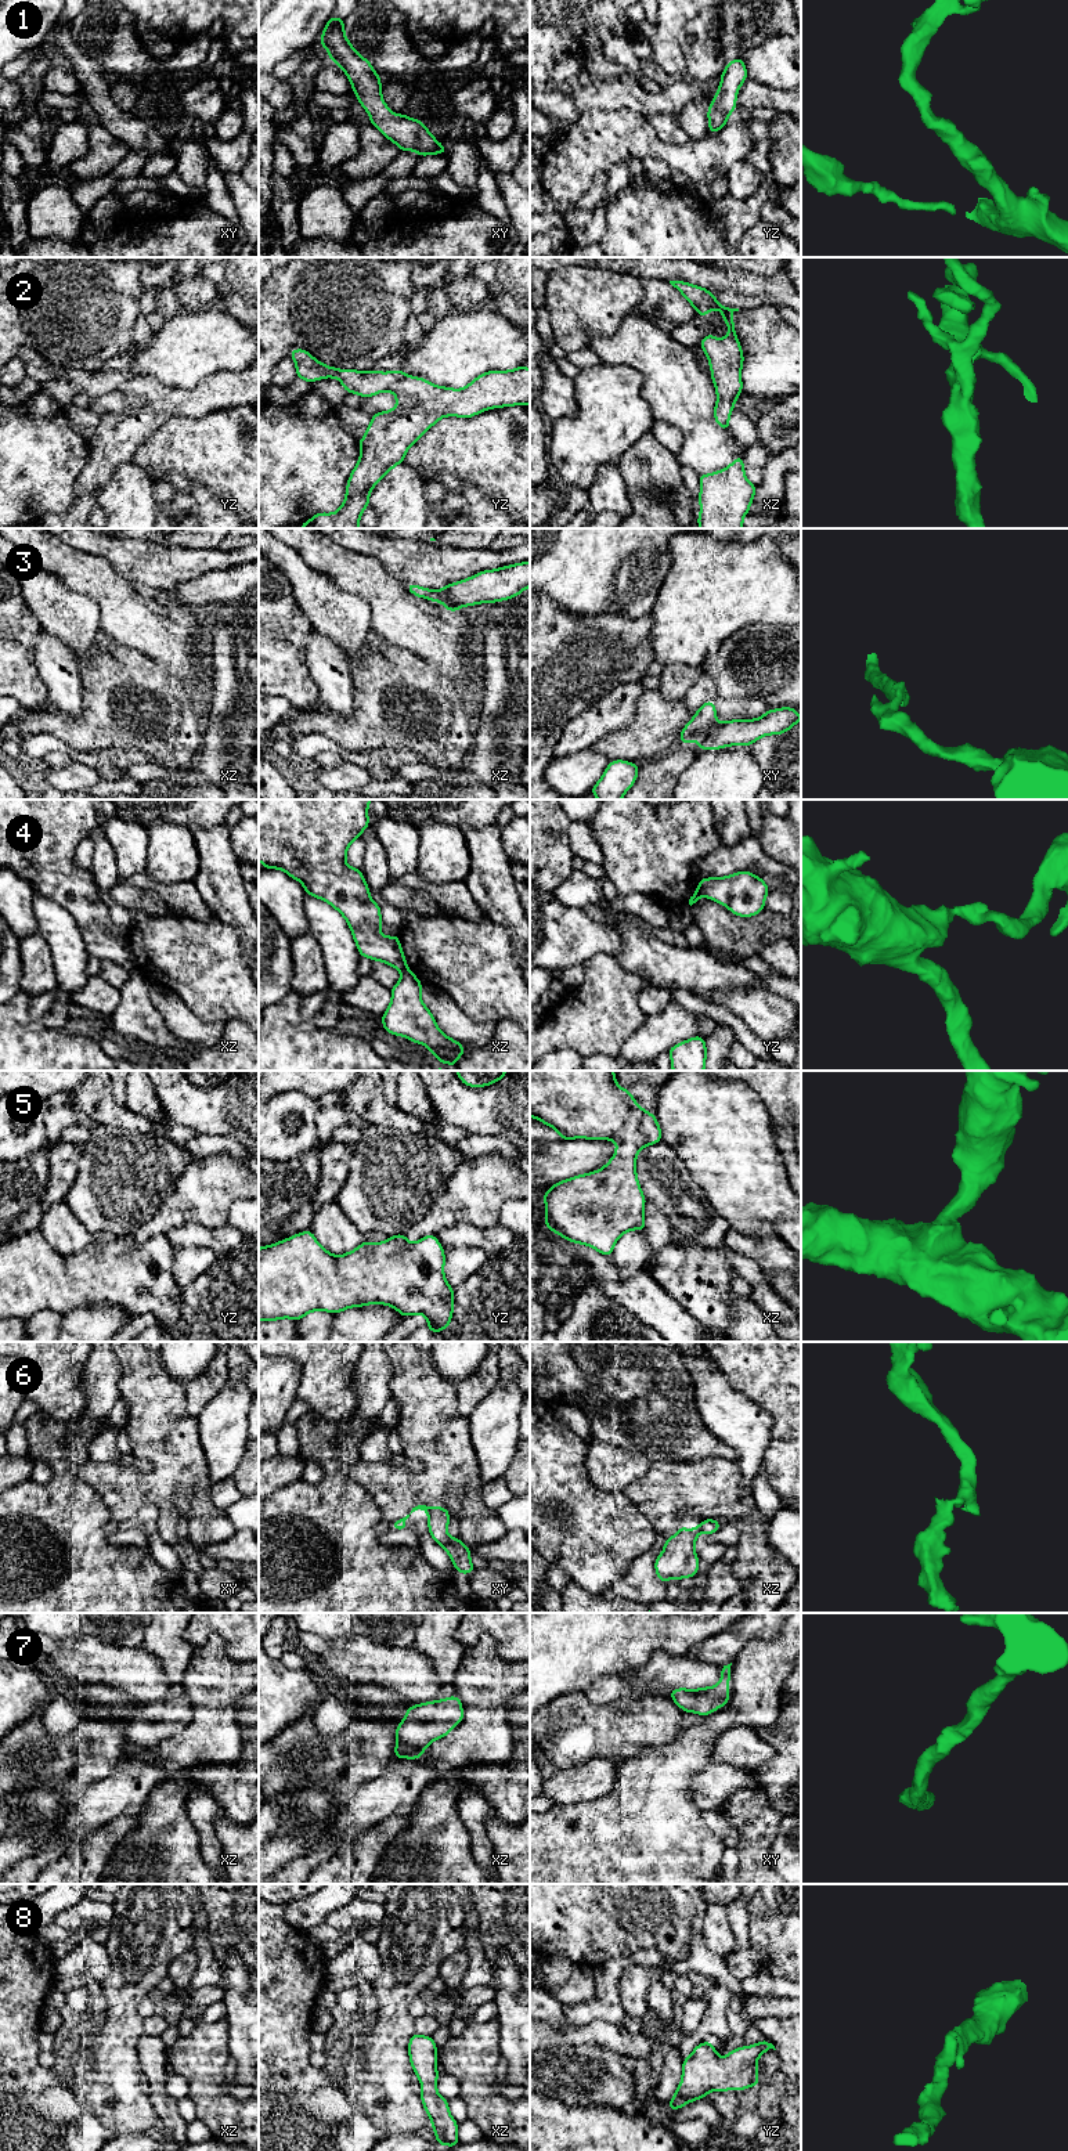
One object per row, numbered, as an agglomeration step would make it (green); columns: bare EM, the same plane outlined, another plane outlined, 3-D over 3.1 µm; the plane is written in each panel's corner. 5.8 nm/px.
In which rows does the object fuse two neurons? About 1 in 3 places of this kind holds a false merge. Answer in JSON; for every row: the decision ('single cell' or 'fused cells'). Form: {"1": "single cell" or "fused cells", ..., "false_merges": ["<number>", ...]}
{"1": "single cell", "2": "single cell", "3": "fused cells", "4": "fused cells", "5": "single cell", "6": "fused cells", "7": "single cell", "8": "single cell", "false_merges": ["3", "4", "6"]}

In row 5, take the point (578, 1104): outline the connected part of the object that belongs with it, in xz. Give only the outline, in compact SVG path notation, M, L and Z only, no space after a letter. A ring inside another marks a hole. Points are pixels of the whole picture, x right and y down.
M530 1071L530 1116L553 1127L562 1140L613 1140L617 1144L614 1155L602 1169L559 1181L542 1195L546 1210L545 1227L570 1242L591 1246L603 1256L611 1255L624 1233L645 1233L646 1198L636 1177L636 1155L642 1148L661 1141L663 1134L654 1114L645 1111L632 1098L632 1091L617 1084L614 1071Z

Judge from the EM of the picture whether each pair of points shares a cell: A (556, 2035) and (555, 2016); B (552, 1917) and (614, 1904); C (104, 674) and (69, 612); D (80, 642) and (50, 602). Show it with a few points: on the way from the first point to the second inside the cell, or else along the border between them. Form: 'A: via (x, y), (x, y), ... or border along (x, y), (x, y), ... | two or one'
A: border along (544, 2020), (558, 2028), (570, 2028) | two
B: via (567, 1904), (599, 1904) | one
C: border along (101, 630), (96, 637), (94, 646), (78, 660) | two
D: via (78, 632), (60, 612) | one

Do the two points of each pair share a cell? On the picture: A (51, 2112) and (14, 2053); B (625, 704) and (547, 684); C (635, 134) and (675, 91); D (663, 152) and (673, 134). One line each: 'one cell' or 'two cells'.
A: two cells
B: two cells
C: two cells
D: two cells

